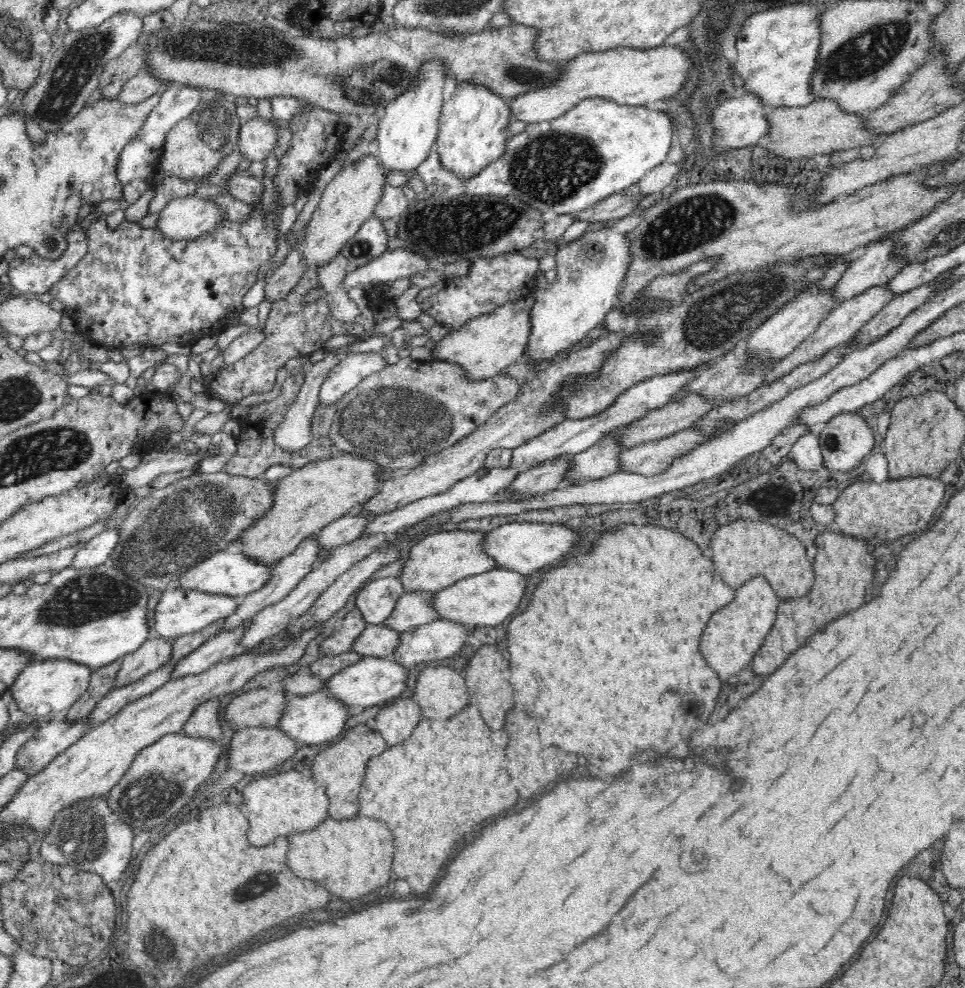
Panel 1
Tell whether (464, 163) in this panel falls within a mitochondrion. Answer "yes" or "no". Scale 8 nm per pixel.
no

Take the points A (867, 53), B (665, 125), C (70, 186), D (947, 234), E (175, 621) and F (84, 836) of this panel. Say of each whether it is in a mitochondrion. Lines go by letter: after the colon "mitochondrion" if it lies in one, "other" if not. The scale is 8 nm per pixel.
A: mitochondrion
B: other
C: other
D: mitochondrion
E: other
F: mitochondrion

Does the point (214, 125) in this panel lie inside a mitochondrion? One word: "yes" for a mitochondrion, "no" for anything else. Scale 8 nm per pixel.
yes

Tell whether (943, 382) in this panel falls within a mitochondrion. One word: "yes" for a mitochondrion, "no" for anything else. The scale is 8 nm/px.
no

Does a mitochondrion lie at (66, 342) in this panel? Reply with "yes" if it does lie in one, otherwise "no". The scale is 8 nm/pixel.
no

